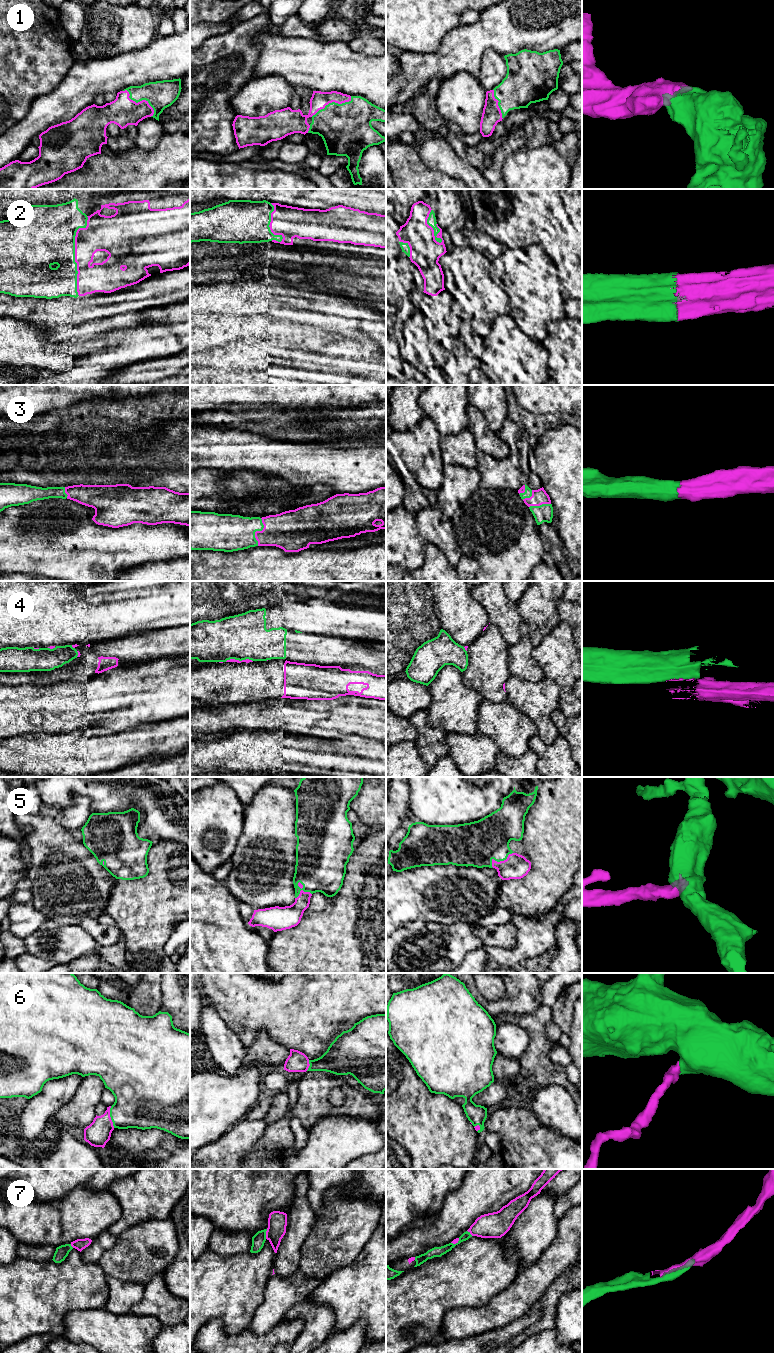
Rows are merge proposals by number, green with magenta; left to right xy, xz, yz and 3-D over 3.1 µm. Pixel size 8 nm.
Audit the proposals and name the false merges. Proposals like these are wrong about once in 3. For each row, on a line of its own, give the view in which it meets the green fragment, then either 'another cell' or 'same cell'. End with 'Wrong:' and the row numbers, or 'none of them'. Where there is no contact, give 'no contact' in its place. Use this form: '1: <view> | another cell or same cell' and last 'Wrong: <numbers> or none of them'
1: xy | same cell
2: xy | same cell
3: xz | same cell
4: xz | another cell
5: xz | same cell
6: xy | same cell
7: xz | same cell
Wrong: 4

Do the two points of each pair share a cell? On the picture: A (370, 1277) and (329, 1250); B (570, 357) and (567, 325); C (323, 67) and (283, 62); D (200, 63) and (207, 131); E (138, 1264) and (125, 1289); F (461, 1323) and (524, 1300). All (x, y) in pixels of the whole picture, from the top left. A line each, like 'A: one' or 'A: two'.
A: two
B: one
C: one
D: one
E: two
F: one

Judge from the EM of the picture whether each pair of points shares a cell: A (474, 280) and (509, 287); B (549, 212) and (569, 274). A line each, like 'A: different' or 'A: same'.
A: different
B: same

